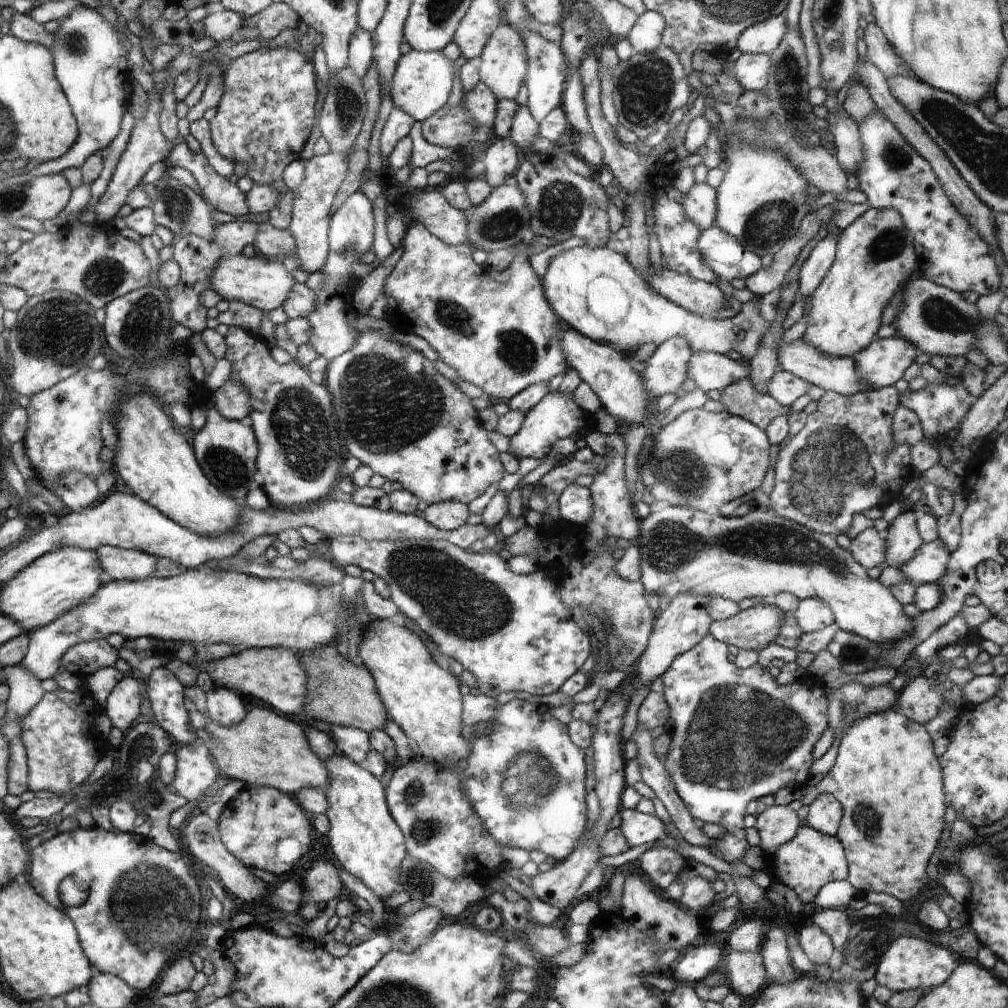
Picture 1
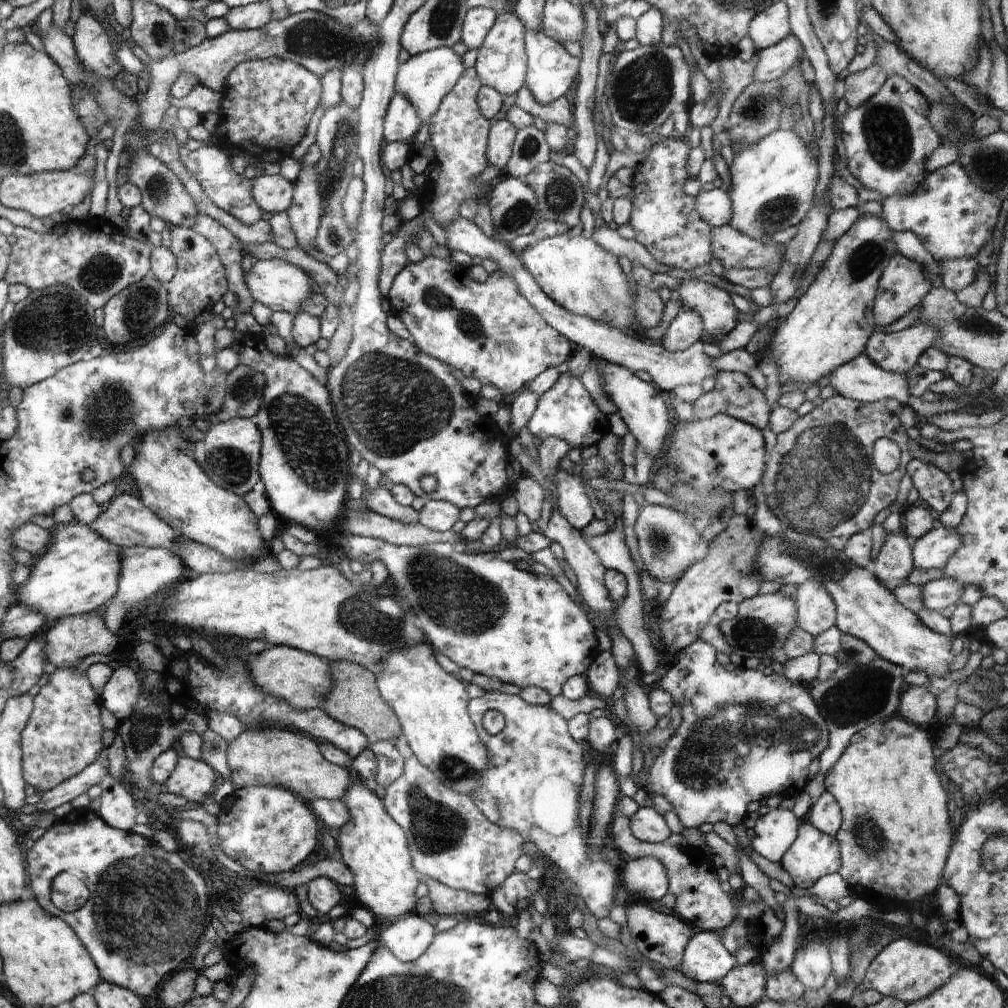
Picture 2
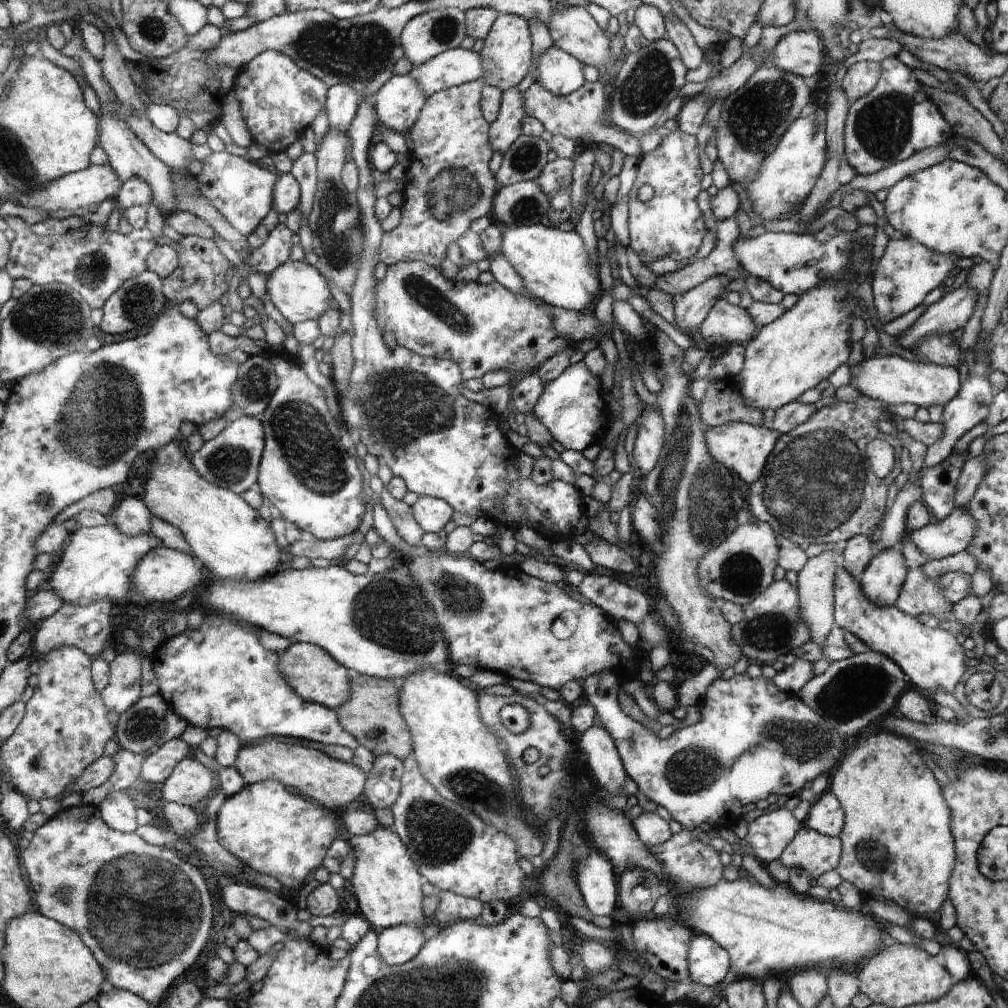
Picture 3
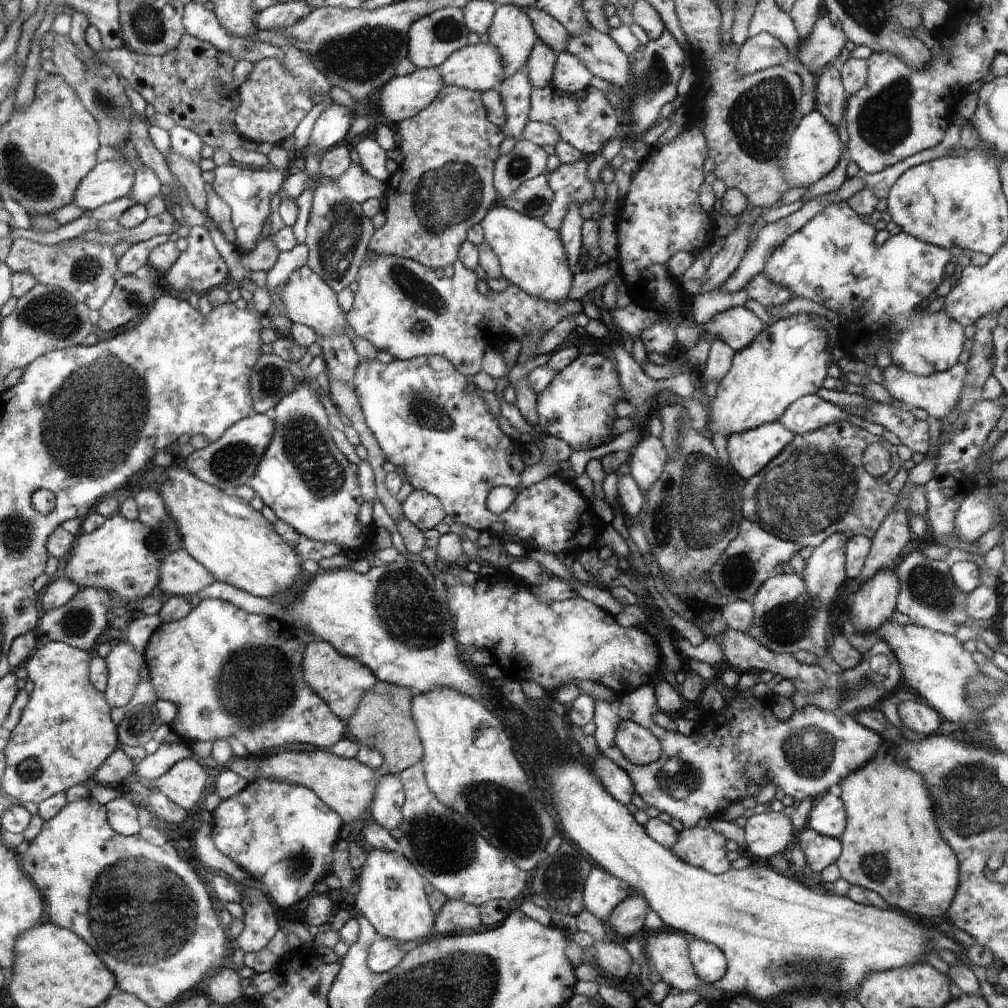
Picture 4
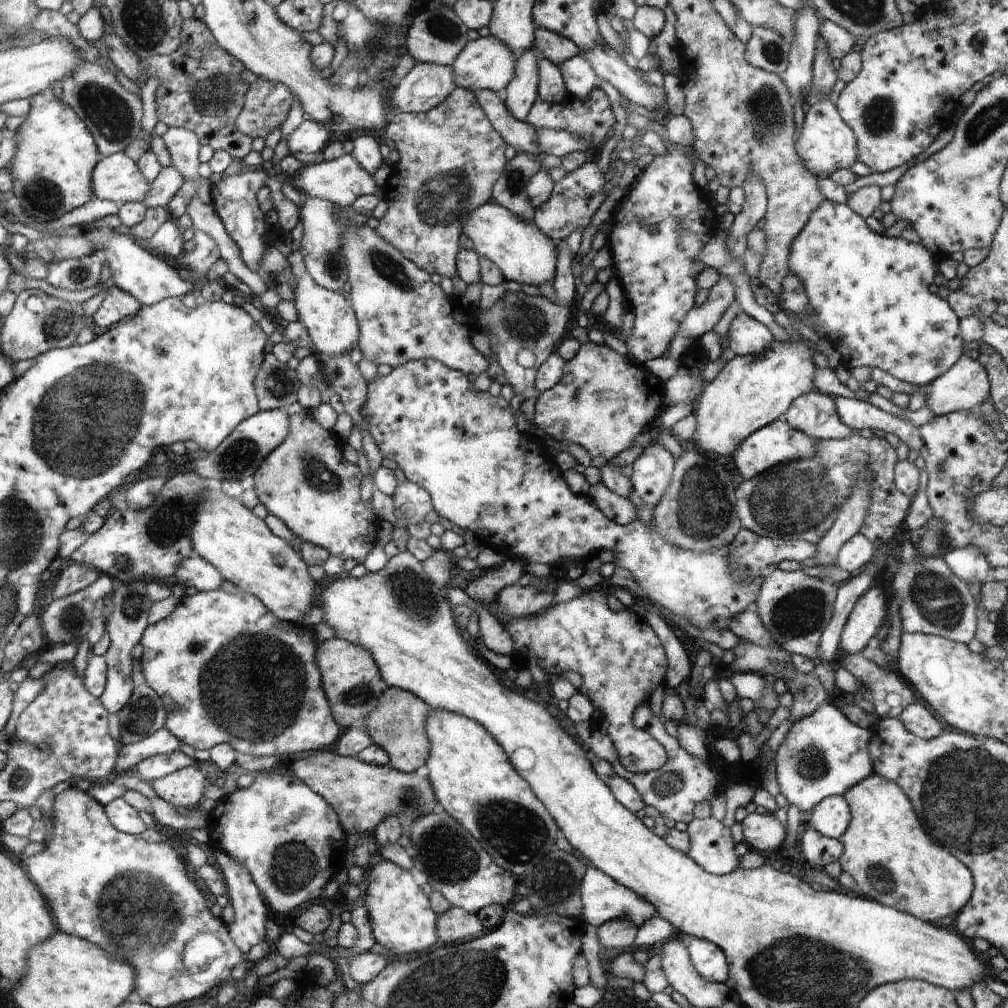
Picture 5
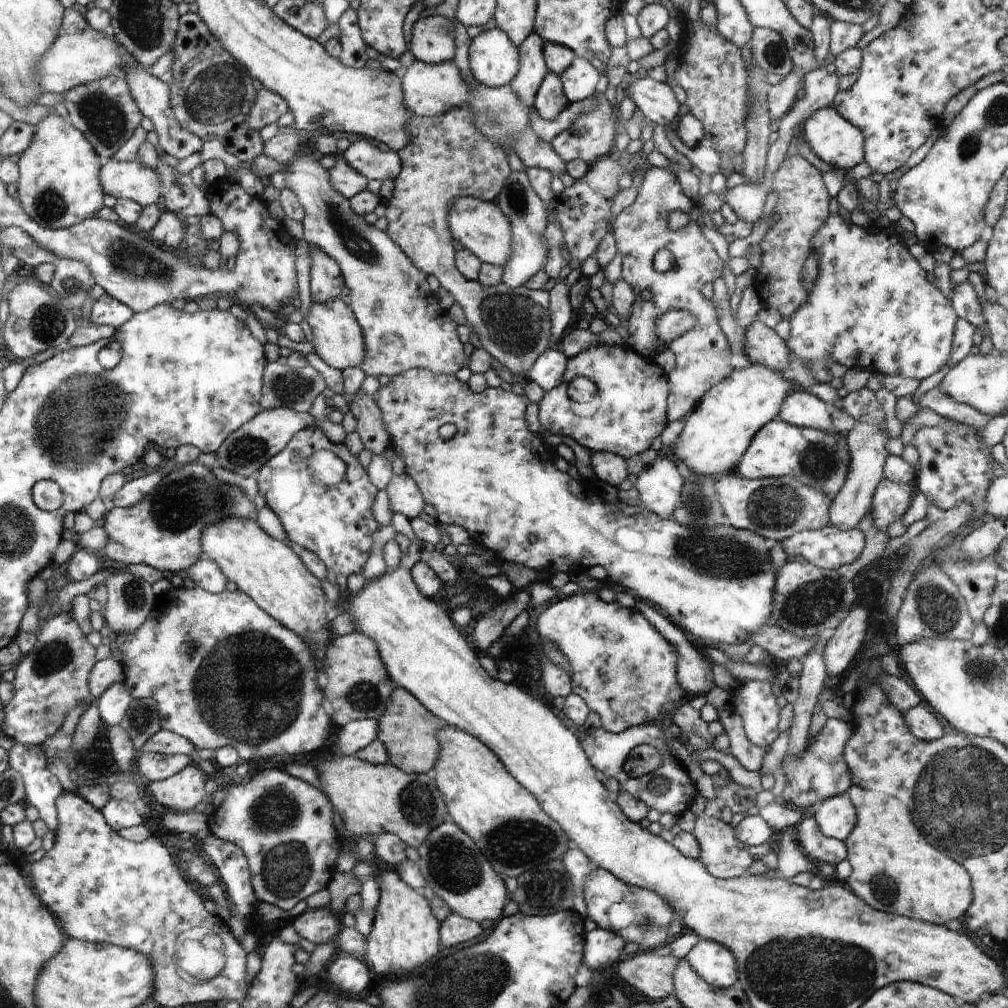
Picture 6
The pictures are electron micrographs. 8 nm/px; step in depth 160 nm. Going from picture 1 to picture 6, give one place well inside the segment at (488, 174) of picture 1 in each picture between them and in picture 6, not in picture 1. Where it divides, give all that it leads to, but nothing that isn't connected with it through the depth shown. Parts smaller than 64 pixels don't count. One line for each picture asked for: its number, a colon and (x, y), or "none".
2: (502, 135)
3: (507, 128)
4: (516, 91)
5: (522, 94)
6: (533, 71)

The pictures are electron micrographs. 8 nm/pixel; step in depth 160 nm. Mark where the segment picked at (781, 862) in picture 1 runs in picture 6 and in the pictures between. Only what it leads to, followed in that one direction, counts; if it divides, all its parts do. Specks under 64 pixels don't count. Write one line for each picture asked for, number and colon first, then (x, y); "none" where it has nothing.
2: (813, 854)
3: (816, 853)
4: (820, 851)
5: (819, 851)
6: (821, 849)

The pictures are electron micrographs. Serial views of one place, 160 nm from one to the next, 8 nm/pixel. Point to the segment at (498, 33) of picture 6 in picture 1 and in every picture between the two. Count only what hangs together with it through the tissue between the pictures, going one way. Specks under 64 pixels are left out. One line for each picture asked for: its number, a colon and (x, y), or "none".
1: (421, 84)
2: (425, 78)
3: (455, 67)
4: (480, 68)
5: (488, 63)

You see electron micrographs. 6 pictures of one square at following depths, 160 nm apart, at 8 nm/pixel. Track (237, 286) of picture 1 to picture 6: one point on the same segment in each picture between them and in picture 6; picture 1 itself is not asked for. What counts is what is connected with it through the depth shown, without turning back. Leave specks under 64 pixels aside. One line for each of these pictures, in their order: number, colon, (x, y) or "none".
2: (282, 286)
3: (297, 289)
4: (308, 299)
5: (329, 319)
6: (338, 341)

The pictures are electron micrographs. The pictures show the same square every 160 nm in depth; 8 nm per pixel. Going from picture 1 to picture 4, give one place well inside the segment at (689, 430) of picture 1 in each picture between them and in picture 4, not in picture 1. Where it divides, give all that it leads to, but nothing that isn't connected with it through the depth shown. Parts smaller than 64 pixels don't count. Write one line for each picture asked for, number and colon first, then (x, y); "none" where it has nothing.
2: (720, 452)
3: (745, 449)
4: (751, 451)

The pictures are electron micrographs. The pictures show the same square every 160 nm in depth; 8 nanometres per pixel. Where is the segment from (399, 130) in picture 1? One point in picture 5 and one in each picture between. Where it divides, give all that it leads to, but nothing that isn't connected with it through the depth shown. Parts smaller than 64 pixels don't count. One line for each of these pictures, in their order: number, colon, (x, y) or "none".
2: (403, 120)
3: (399, 103)
4: (404, 97)
5: (427, 85)

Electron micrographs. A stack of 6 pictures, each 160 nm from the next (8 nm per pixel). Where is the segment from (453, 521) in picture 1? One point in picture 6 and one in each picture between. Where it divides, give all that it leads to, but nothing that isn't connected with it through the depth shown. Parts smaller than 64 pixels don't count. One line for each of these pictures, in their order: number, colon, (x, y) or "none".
2: (440, 516)
3: (432, 514)
4: (424, 511)
5: (411, 503)
6: (405, 498)

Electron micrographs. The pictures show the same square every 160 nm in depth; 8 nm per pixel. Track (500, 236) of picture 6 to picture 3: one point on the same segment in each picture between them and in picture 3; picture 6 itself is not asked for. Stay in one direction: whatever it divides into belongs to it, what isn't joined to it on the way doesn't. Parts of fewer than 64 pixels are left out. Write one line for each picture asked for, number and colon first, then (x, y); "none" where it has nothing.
3: (555, 265)
4: (532, 256)
5: (524, 255)

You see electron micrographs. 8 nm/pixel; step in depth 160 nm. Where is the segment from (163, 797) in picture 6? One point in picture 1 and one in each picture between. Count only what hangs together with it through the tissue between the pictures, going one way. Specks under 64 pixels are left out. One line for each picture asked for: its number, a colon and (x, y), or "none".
1: (195, 772)
2: (192, 779)
3: (190, 781)
4: (183, 784)
5: (183, 789)

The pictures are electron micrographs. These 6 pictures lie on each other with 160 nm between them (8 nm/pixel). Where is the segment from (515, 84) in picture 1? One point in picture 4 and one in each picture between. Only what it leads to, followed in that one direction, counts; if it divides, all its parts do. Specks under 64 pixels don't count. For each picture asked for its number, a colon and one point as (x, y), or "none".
2: (501, 61)
3: (506, 54)
4: (511, 32)

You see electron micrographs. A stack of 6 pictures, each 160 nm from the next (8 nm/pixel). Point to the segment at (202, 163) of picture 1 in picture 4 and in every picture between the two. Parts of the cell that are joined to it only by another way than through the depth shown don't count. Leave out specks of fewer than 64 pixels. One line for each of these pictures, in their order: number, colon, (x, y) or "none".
2: (232, 192)
3: (243, 190)
4: (248, 193)

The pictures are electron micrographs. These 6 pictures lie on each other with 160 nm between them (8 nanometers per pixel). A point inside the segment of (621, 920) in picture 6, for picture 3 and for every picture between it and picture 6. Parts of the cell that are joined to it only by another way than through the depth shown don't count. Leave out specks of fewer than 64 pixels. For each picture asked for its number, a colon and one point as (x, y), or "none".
3: (596, 881)
4: (602, 894)
5: (604, 899)

